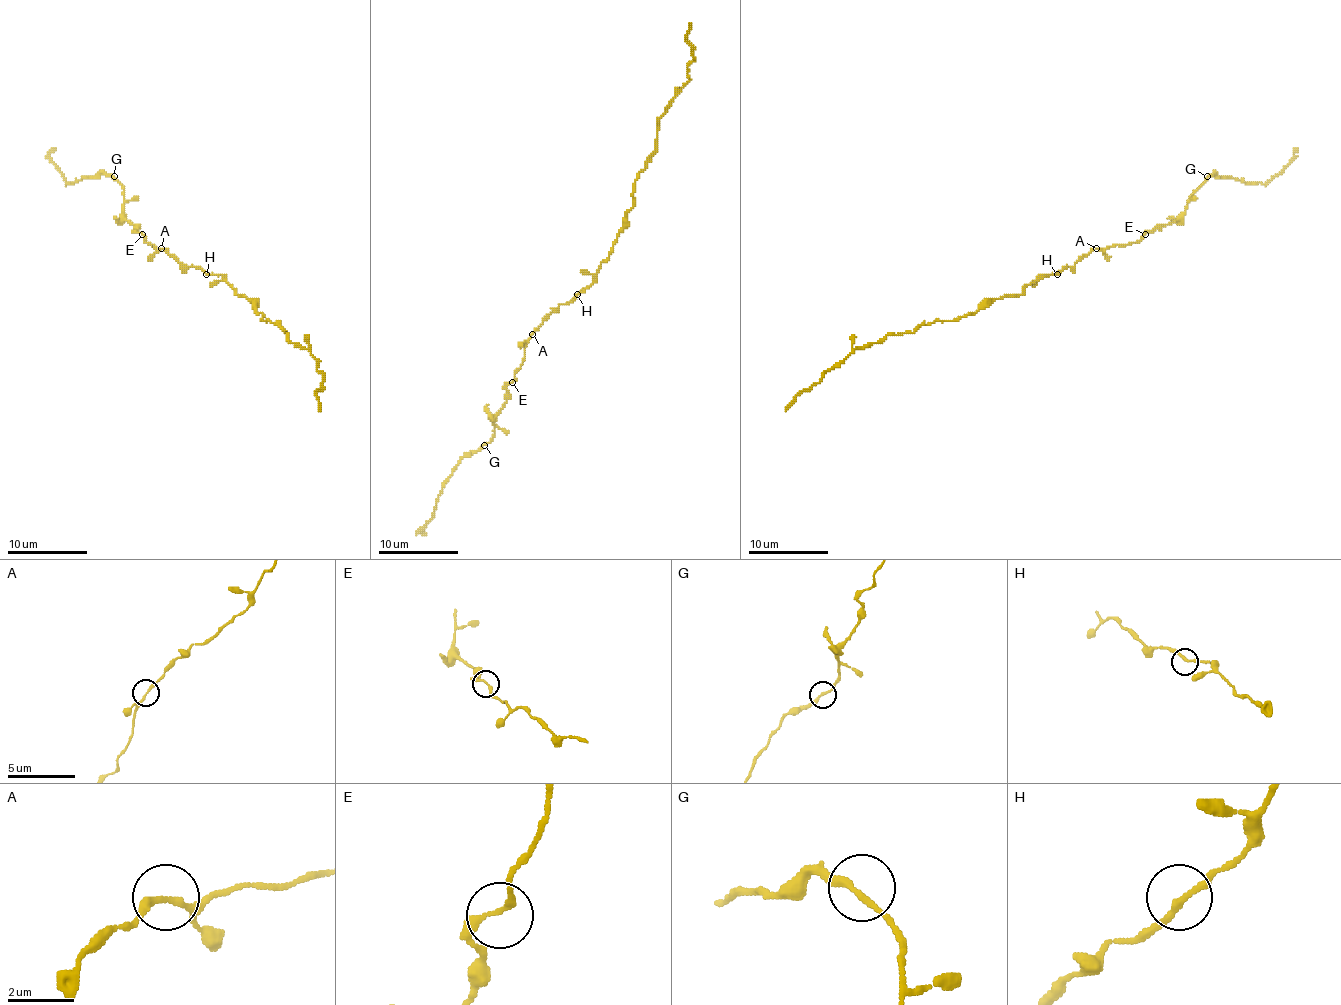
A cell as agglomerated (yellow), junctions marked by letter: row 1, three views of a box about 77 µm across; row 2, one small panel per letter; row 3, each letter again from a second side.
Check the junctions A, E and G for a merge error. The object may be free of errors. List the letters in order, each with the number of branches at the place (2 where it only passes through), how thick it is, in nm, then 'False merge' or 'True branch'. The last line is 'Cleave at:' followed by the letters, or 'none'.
A: Branches: 2. Thickness 190 nm. True branch
E: Branches: 2. Thickness 200 nm. True branch
G: Branches: 2. Thickness 200 nm. True branch
Cleave at: none

